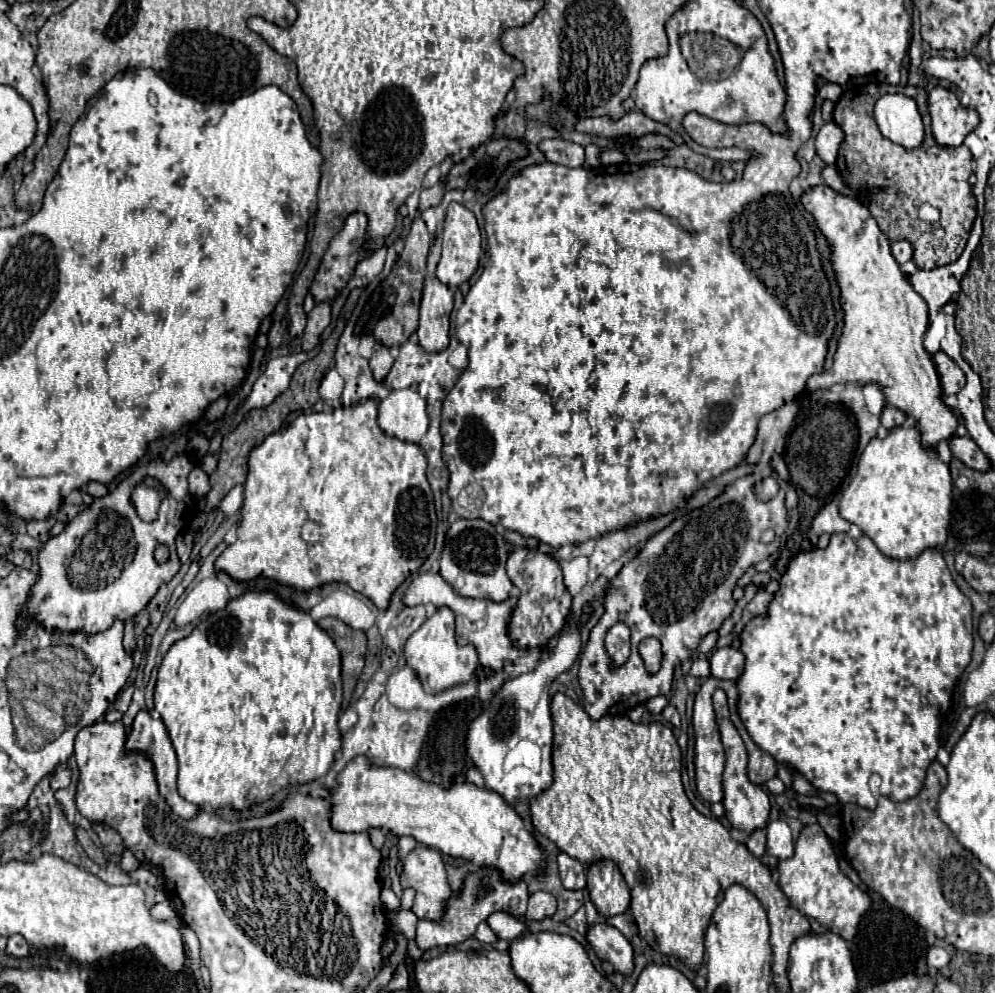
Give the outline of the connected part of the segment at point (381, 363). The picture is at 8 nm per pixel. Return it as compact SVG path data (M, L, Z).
M375 344L373 356L371 356L369 364L371 364L371 370L373 370L373 374L375 374L377 380L385 378L385 374L387 374L387 372L391 370L391 366L393 366L393 358L391 358L391 354L389 354L389 348L383 346L383 344Z

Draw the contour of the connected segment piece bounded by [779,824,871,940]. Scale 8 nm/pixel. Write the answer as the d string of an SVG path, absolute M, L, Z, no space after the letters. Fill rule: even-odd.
M819 824L805 826L795 842L793 858L779 862L779 886L789 898L791 906L801 914L815 918L819 924L837 932L843 940L851 940L857 932L857 922L861 914L869 910L871 898L867 892L859 890L837 866L837 856L831 840Z

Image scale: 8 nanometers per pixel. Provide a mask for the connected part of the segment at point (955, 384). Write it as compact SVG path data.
M943 352L933 354L933 362L935 362L937 374L939 374L943 396L957 394L965 386L965 374L963 374L963 370L947 354L943 354Z

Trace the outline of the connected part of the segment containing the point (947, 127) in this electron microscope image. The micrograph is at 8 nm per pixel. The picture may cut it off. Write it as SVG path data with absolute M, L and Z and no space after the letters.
M941 86L929 92L929 114L933 136L941 146L961 146L965 136L979 124L977 112L961 106L957 94Z

